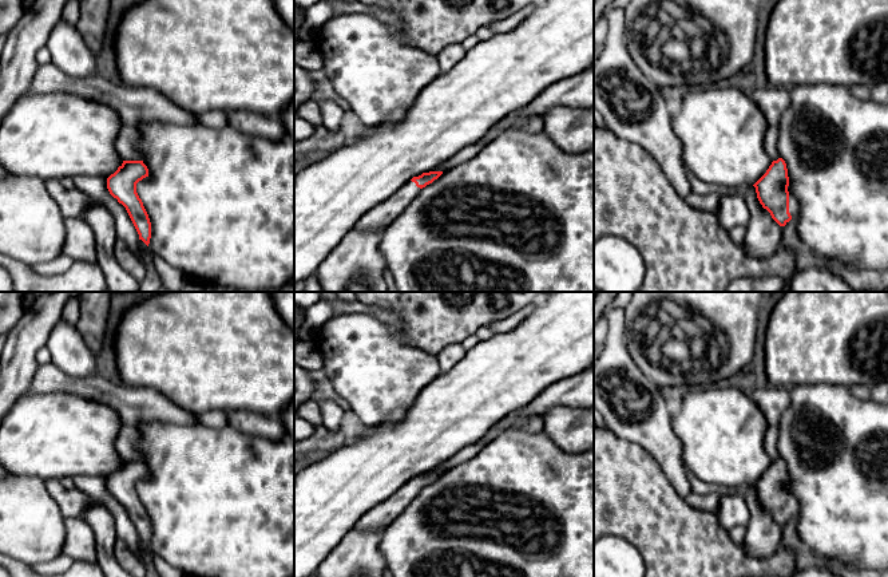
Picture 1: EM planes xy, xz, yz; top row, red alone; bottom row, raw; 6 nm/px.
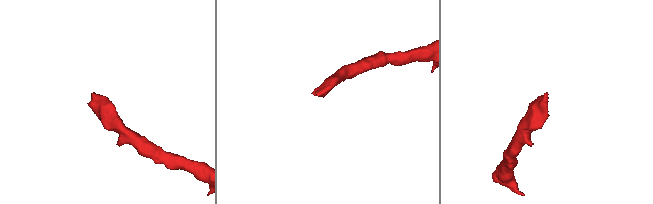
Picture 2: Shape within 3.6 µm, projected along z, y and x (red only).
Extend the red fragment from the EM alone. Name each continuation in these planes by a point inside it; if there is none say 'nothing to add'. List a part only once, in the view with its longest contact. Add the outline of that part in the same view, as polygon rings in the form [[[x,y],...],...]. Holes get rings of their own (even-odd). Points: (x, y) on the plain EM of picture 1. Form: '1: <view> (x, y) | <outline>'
1: yz (793, 506) | [[[789,494],[789,513],[790,515],[796,515],[797,514],[797,510],[798,510],[798,503],[797,503],[797,499]]]

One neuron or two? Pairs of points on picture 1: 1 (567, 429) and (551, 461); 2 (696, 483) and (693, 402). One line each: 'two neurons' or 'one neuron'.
1: two neurons
2: two neurons

